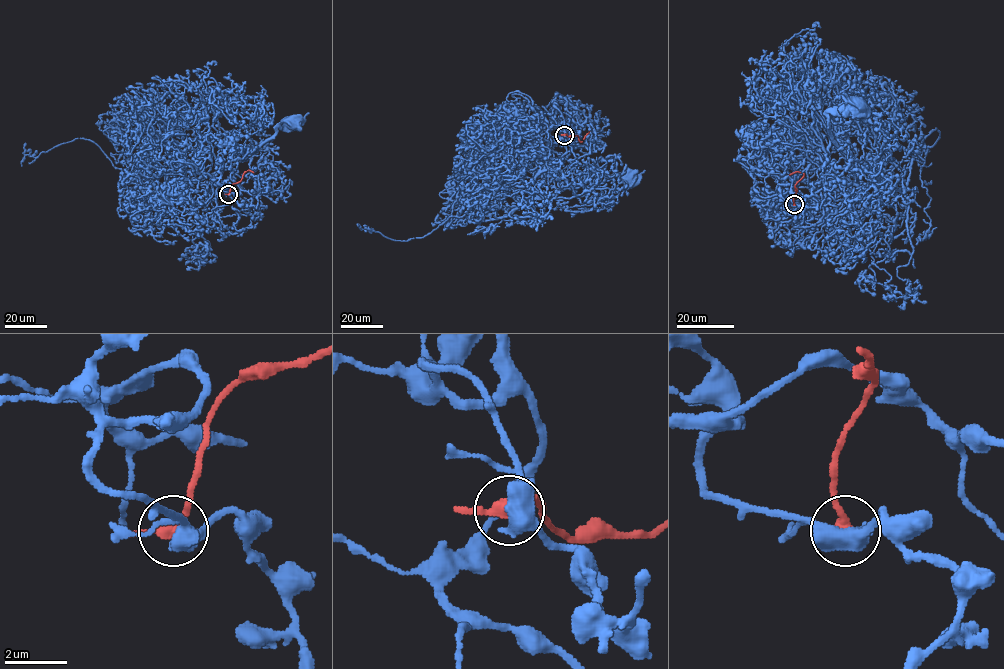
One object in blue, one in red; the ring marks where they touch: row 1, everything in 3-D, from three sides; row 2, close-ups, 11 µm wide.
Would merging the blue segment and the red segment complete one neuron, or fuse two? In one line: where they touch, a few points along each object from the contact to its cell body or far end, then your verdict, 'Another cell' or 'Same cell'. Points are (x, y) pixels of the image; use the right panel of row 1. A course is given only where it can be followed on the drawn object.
Place: (794, 204). Course of blue: (794, 204), (781, 197), (797, 189), (839, 212), (843, 179), (879, 182), (829, 132), (828, 112), (855, 107). Course of red: (794, 204), (795, 186), (804, 174), (795, 172), (789, 175). Another cell

